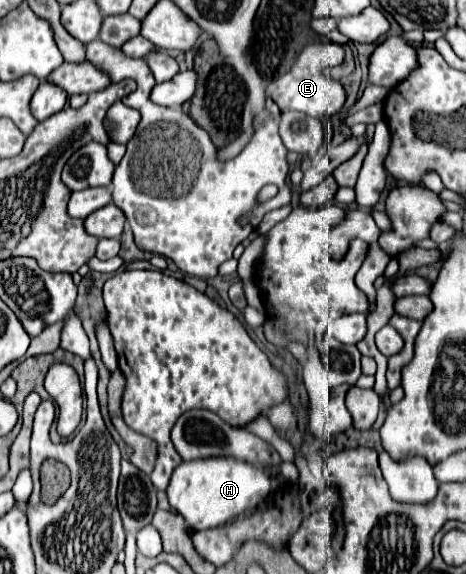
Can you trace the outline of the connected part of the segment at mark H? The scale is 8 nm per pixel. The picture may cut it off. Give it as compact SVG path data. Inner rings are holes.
M231 457L217 459L195 459L183 461L171 477L167 487L169 503L179 511L187 525L193 529L211 529L221 527L233 521L237 515L261 503L271 491L271 477L249 463L241 463Z

